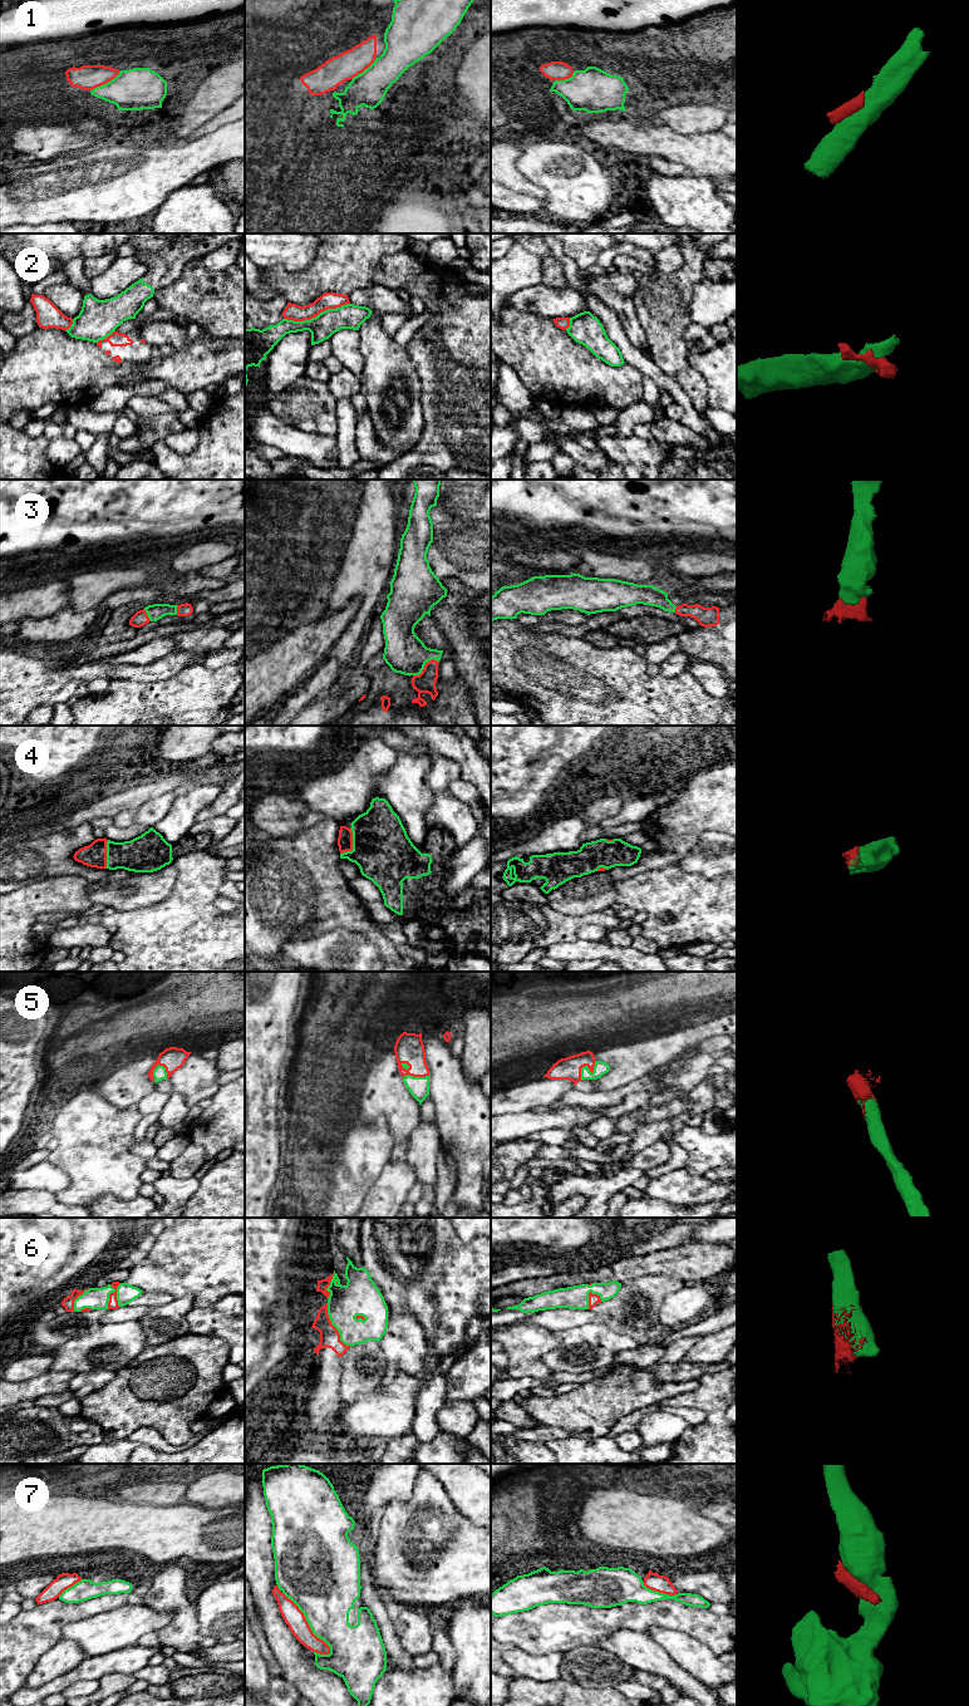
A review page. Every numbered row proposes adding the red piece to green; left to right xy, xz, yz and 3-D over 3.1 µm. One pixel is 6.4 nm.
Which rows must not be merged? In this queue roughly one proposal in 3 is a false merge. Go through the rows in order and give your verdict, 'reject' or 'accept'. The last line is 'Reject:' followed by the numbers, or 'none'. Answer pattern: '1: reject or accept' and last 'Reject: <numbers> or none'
1: reject
2: reject
3: accept
4: accept
5: accept
6: accept
7: reject
Reject: 1, 2, 7

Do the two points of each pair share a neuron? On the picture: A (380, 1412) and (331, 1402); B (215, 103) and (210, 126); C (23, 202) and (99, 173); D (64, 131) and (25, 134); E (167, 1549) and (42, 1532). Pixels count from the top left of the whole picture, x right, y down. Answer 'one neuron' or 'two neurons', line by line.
A: two neurons
B: two neurons
C: one neuron
D: one neuron
E: one neuron

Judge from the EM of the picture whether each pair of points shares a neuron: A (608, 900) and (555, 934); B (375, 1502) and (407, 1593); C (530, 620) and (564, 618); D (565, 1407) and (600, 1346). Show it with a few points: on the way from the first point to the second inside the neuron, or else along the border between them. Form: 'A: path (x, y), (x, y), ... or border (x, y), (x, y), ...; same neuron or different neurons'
A: border (559, 910), (574, 915), (609, 912); different neurons
B: border (411, 1494), (404, 1499), (392, 1500), (384, 1508); different neurons
C: path (539, 620), (555, 618); same neuron
D: border (610, 1365), (598, 1372); different neurons

